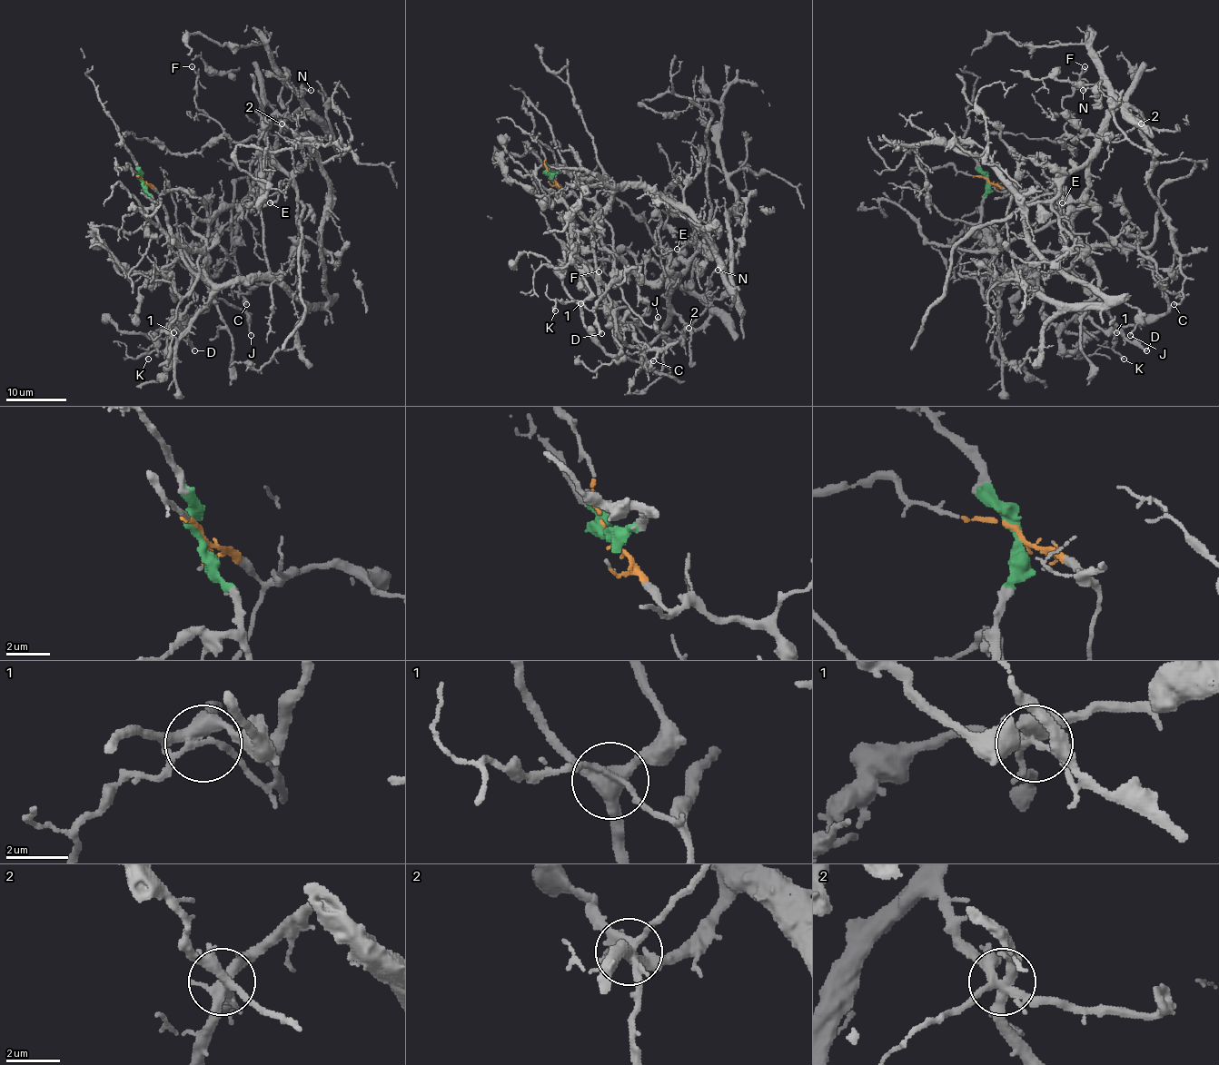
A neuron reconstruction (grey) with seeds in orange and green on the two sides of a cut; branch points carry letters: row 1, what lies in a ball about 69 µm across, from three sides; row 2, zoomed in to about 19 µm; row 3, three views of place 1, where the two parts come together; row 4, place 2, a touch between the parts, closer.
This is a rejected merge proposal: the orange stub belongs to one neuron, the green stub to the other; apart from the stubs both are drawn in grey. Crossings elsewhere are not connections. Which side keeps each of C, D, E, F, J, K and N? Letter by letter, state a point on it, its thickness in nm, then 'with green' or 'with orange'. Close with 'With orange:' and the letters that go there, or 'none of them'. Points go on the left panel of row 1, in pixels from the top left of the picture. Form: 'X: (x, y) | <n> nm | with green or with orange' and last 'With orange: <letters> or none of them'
C: (246, 304) | 150 nm | with green
D: (194, 350) | 340 nm | with orange
E: (270, 202) | 140 nm | with orange
F: (192, 66) | 140 nm | with orange
J: (251, 335) | 140 nm | with orange
K: (148, 359) | 220 nm | with orange
N: (311, 90) | 140 nm | with green
With orange: D, E, F, J, K

